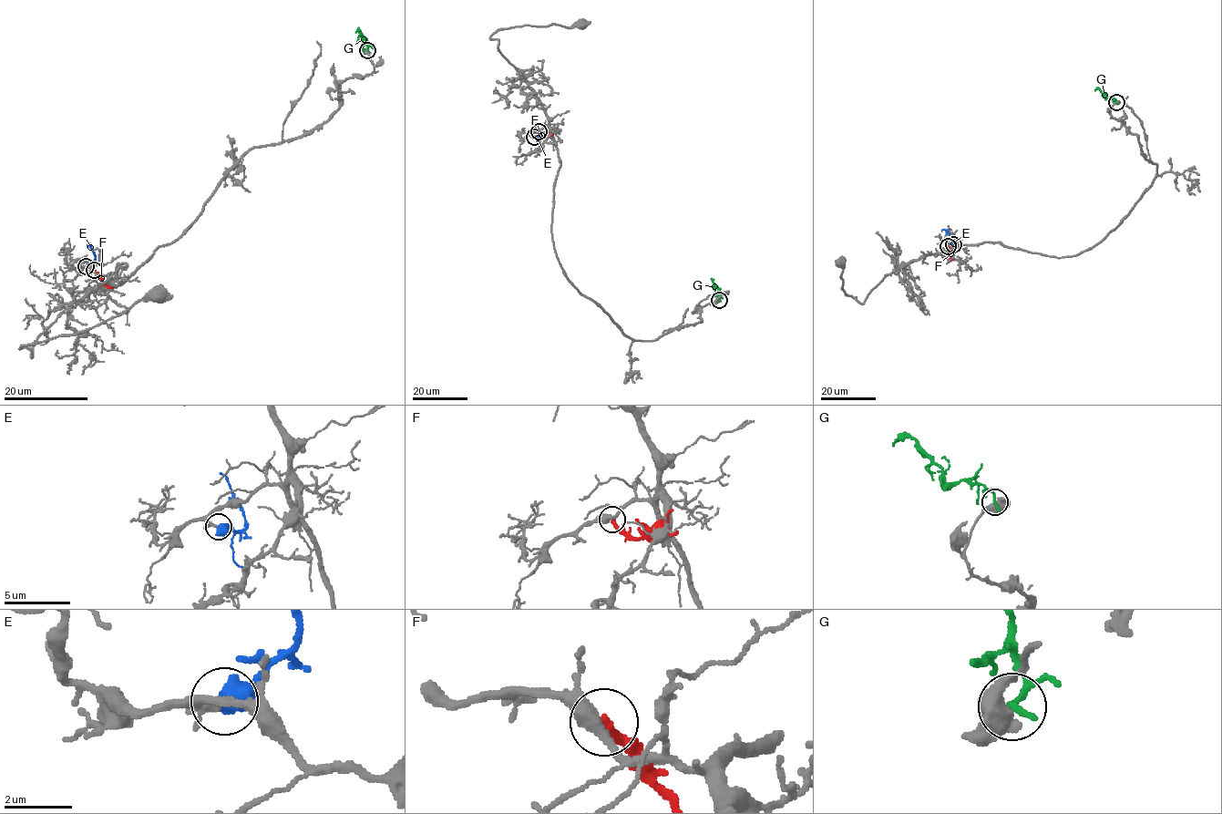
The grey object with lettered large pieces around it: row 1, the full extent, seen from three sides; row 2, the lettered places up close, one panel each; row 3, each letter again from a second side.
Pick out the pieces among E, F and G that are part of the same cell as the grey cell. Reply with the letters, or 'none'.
none

